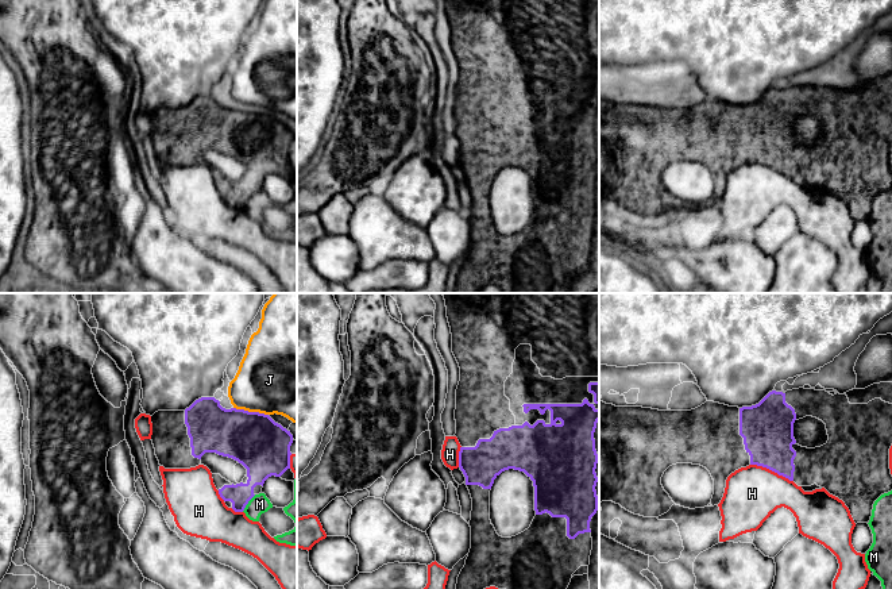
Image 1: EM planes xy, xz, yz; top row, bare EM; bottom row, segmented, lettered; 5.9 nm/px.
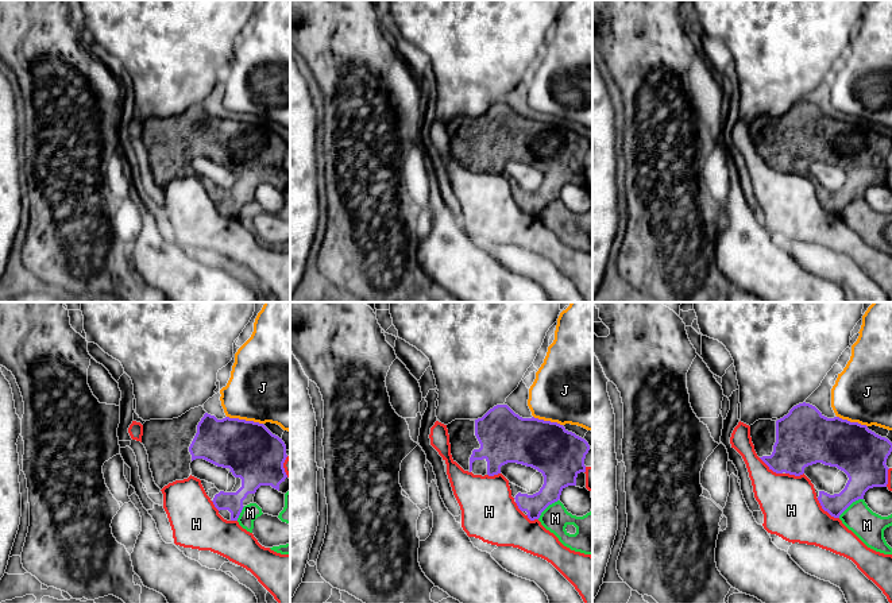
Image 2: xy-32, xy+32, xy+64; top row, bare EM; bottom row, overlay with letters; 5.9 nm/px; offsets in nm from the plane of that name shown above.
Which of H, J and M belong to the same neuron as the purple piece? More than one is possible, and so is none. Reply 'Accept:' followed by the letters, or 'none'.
Accept: none

